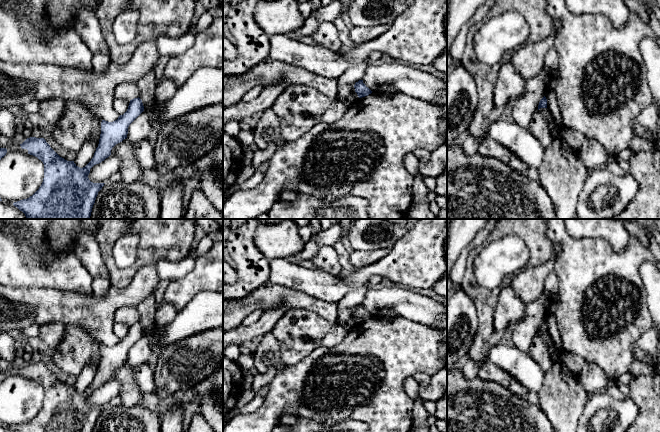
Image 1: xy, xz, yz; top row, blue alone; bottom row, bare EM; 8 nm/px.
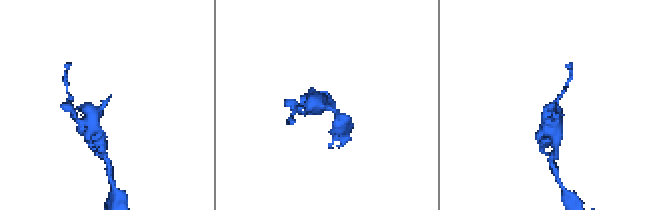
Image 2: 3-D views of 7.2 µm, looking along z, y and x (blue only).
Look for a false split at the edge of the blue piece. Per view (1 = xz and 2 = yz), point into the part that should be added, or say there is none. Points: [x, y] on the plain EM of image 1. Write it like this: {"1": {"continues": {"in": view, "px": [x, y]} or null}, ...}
{"1": {"continues": null}, "2": {"continues": null}}

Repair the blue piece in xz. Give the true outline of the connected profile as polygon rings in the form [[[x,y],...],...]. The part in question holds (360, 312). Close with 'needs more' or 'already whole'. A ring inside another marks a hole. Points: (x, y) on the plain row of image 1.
[[[363,304],[356,306],[354,312],[359,322],[368,320],[372,317],[372,315],[363,307]]] | already whole

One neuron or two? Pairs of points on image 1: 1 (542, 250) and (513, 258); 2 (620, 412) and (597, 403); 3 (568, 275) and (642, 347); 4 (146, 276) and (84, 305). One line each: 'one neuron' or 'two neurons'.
1: two neurons
2: one neuron
3: two neurons
4: one neuron

